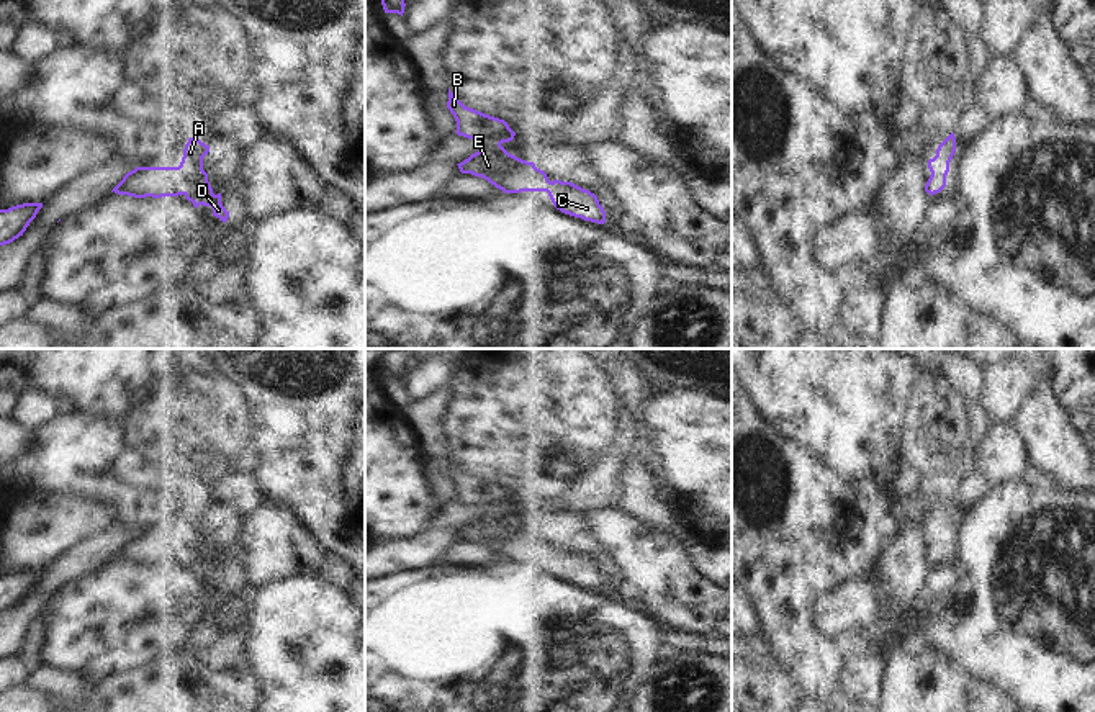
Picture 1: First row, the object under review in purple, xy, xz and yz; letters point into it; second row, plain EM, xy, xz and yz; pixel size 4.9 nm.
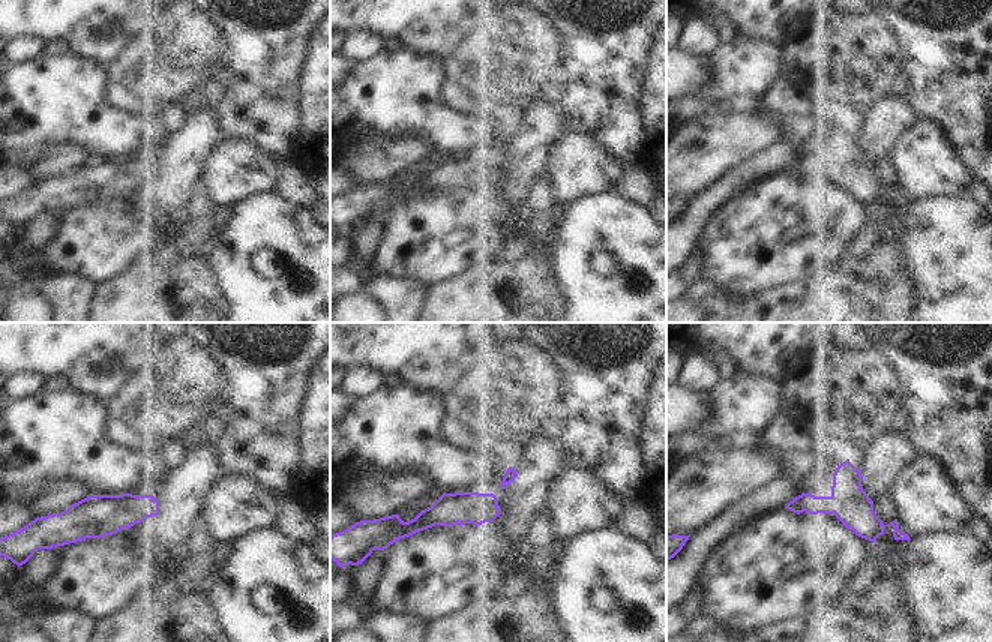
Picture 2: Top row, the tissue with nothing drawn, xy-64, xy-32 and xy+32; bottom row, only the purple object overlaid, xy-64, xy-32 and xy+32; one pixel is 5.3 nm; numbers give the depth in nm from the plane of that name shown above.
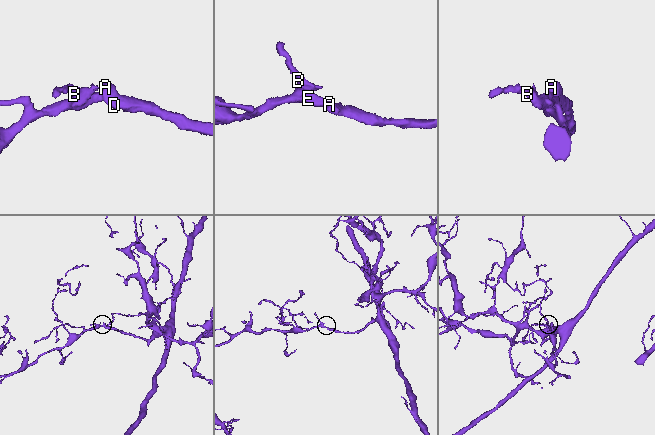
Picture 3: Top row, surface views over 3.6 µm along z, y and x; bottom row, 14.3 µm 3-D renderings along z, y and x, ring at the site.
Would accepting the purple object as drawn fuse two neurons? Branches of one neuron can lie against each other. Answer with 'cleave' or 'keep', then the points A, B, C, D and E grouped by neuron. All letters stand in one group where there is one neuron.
keep; A B C D E

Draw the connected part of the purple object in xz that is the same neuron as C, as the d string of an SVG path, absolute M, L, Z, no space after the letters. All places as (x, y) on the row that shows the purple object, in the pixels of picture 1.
M450 88L447 108L457 121L455 133L481 144L478 152L457 164L462 173L481 177L504 193L547 192L561 213L597 224L606 223L606 211L594 193L571 182L550 182L534 162L522 160L501 146L516 136L504 119L465 106Z

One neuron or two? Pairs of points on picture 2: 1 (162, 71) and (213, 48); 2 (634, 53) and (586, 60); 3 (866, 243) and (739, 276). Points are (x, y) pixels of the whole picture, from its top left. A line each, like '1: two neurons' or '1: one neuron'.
1: one neuron
2: one neuron
3: two neurons

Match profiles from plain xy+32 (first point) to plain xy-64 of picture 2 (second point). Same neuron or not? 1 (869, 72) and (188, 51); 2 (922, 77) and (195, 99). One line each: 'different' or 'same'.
1: same
2: different

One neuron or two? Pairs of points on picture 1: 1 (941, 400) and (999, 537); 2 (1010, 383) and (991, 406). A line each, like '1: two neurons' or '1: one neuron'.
1: two neurons
2: one neuron

